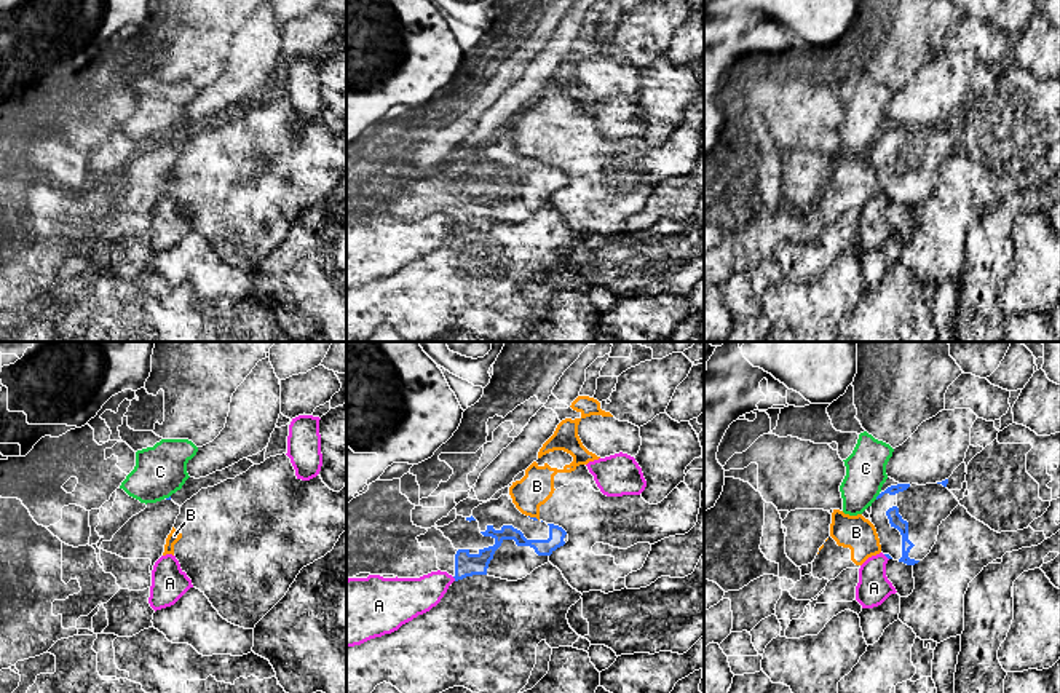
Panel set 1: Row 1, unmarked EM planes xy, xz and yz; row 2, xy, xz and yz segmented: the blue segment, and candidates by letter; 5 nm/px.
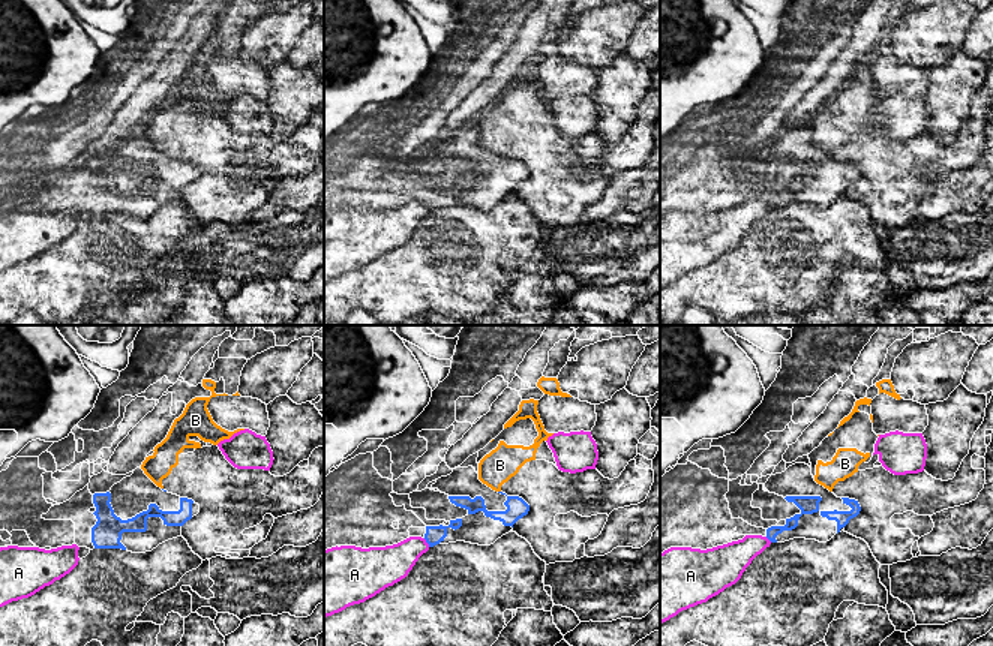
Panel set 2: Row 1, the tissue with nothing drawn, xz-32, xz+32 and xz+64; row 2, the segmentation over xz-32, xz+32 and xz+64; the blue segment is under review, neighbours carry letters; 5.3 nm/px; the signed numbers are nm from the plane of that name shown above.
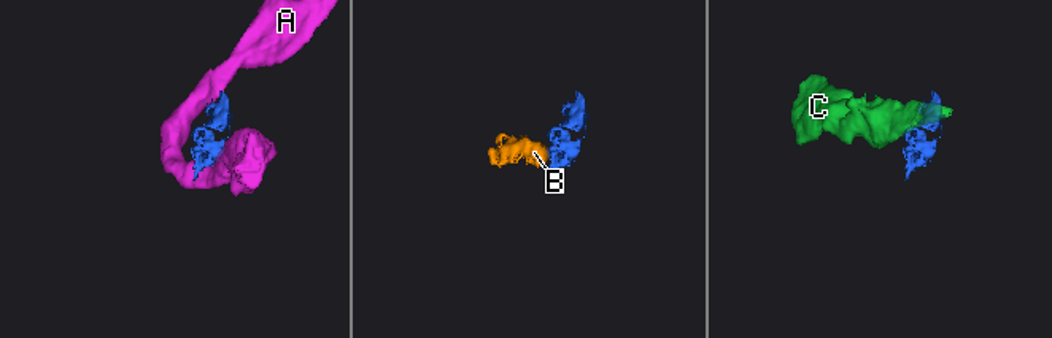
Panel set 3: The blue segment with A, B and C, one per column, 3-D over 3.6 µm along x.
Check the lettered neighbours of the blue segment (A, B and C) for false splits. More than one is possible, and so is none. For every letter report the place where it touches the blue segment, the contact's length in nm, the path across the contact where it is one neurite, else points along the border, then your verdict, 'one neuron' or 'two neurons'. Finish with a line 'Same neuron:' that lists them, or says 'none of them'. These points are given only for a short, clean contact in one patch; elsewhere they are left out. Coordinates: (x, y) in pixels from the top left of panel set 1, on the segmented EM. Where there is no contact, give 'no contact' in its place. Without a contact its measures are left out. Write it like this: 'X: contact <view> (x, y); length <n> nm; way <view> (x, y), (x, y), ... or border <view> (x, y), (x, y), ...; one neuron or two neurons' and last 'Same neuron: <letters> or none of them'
A: contact xz (454, 577); length 30 nm; two neurons
B: contact xz (533, 518); length 60 nm; border xz (529, 514), (538, 519); two neurons
C: contact yz (877, 497); length 40 nm; border yz (880, 494), (875, 498); two neurons
Same neuron: none of them

